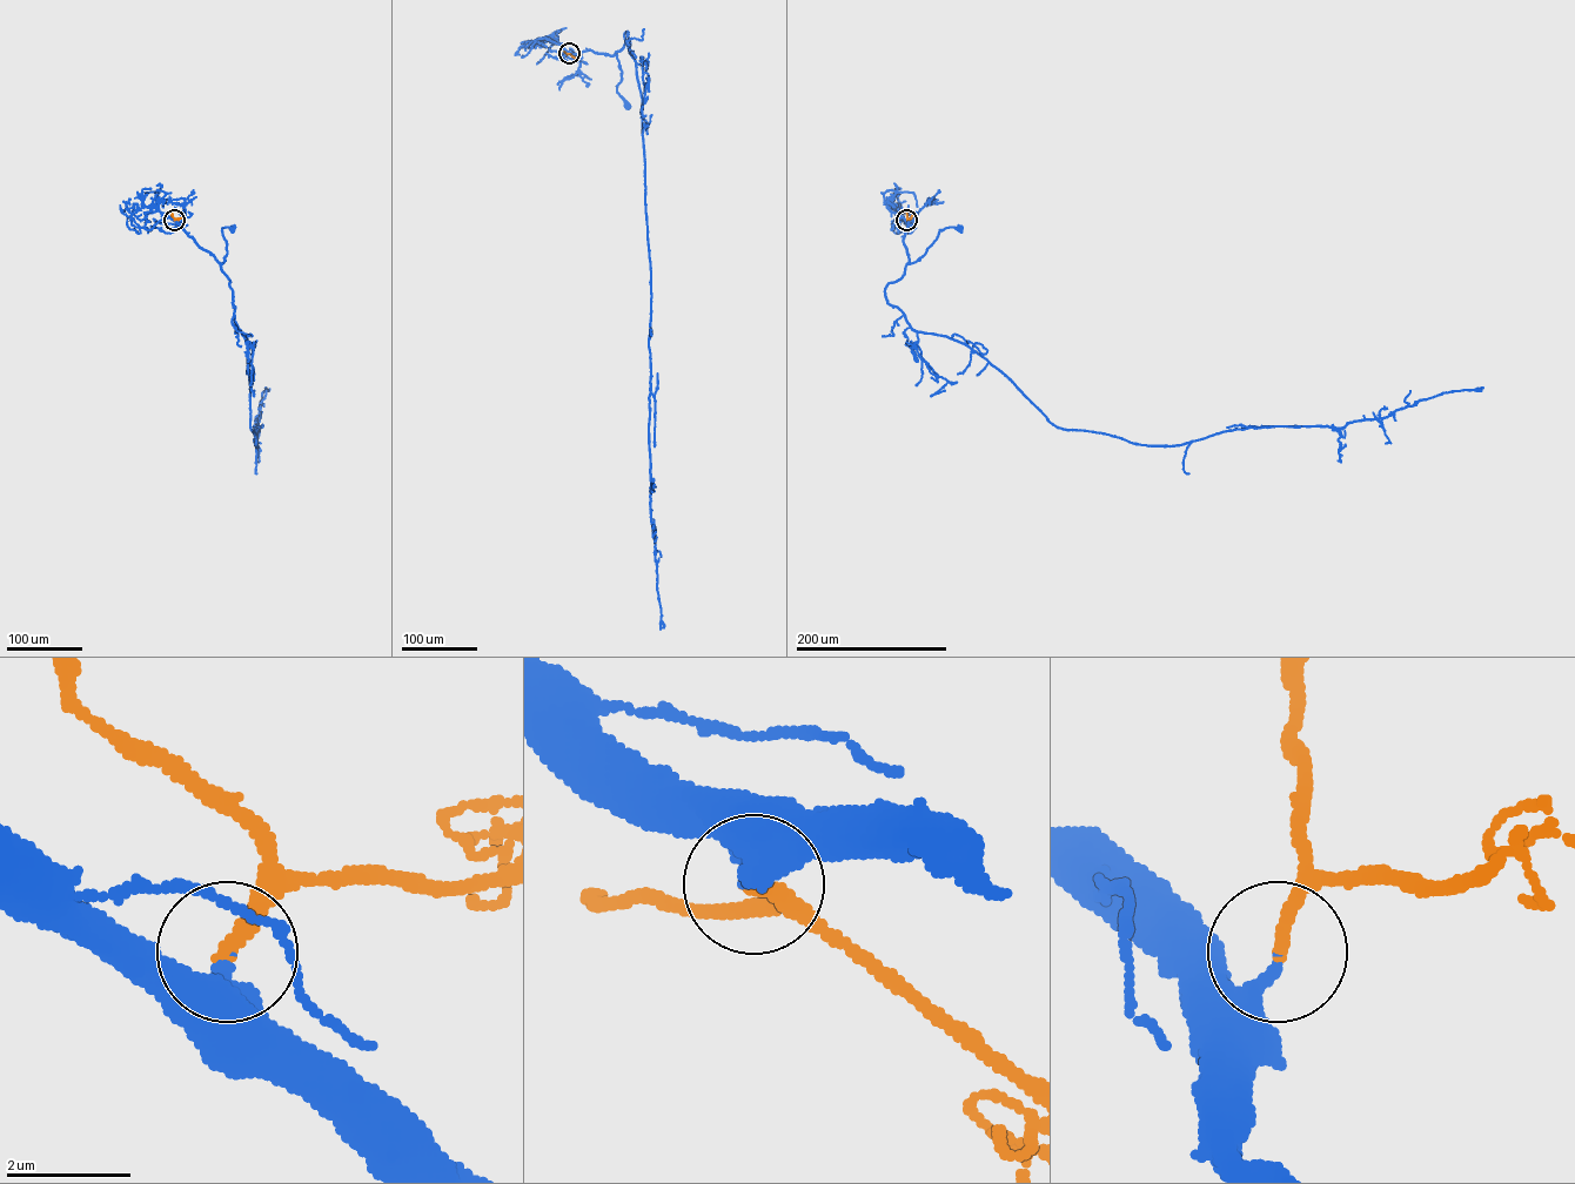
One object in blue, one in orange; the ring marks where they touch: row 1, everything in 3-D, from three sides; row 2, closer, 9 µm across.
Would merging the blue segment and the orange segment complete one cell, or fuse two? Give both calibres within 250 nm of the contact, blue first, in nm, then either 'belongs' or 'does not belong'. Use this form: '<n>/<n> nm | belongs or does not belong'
240/240 nm | belongs

